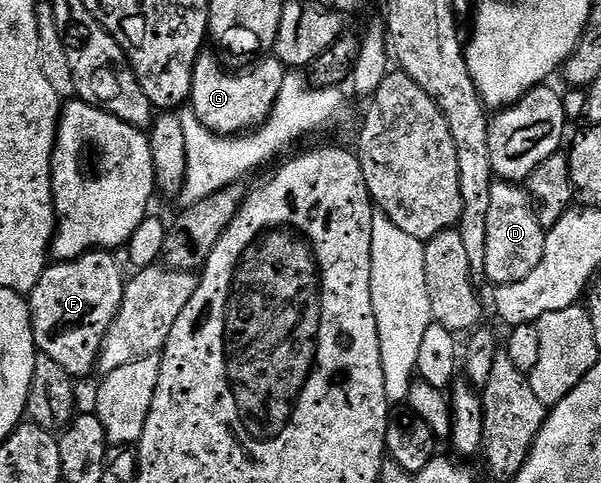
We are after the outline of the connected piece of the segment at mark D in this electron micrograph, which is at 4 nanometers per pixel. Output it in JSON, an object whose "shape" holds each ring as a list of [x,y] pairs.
{"shape":[[[497,180],[490,190],[492,200],[489,203],[488,219],[486,221],[486,272],[485,276],[495,286],[519,282],[533,273],[544,258],[544,248],[547,243],[546,229],[537,220],[530,194],[524,187],[516,183]]]}

